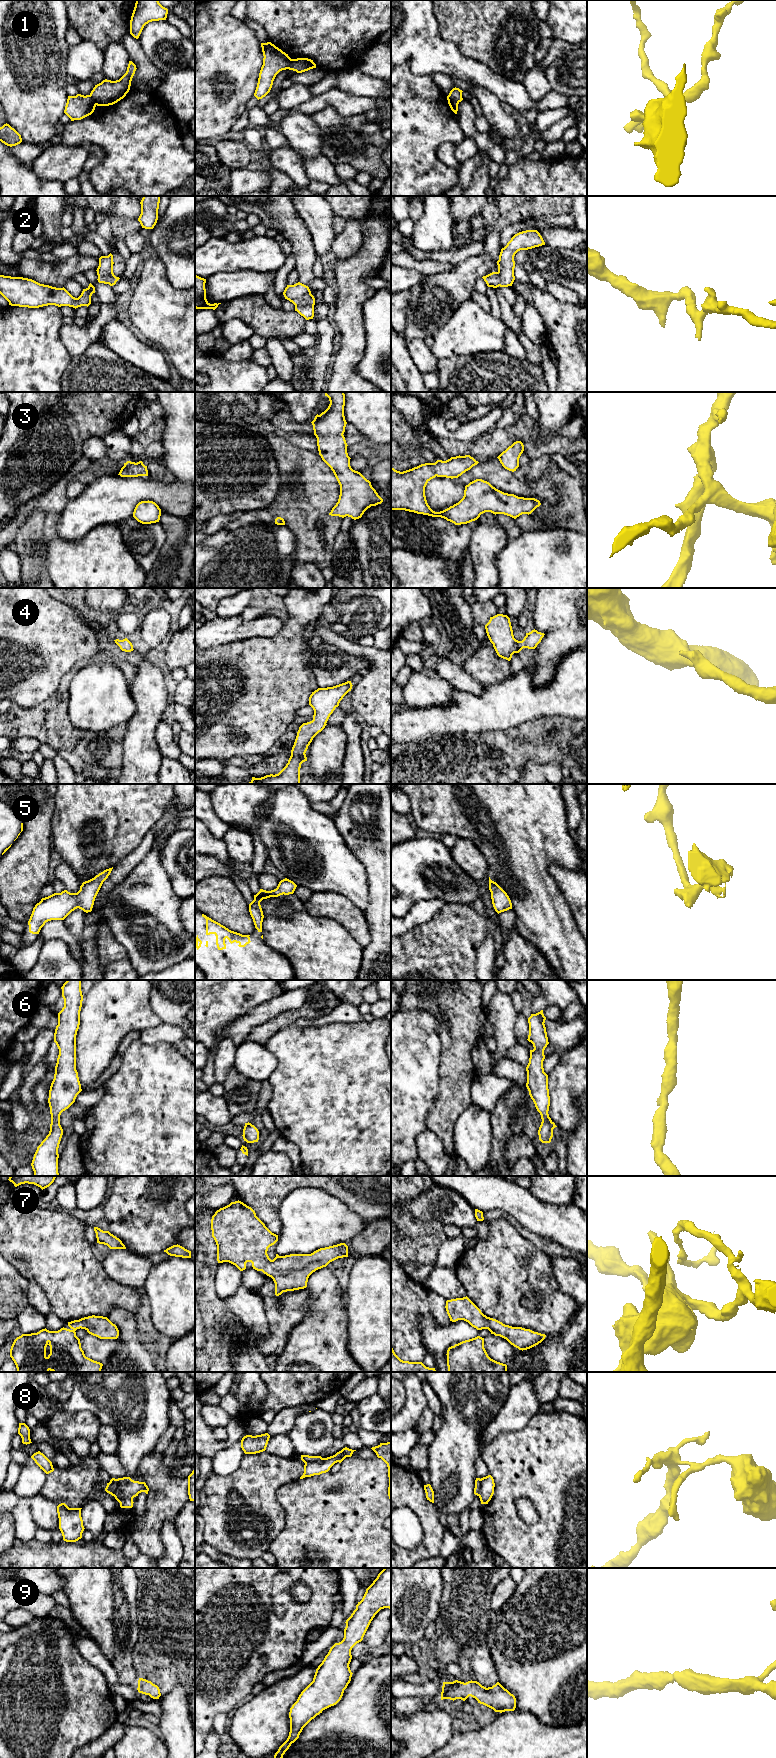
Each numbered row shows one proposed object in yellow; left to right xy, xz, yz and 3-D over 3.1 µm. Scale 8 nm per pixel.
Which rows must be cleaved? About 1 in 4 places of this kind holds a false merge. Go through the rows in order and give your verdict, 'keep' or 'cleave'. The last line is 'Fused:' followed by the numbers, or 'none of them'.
1: cleave
2: keep
3: keep
4: keep
5: keep
6: keep
7: keep
8: cleave
9: keep
Fused: 1, 8

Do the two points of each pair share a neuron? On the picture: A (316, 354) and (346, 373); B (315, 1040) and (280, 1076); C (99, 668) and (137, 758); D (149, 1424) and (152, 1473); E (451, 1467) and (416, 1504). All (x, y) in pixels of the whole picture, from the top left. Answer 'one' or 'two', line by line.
A: two
B: one
C: two
D: two
E: two

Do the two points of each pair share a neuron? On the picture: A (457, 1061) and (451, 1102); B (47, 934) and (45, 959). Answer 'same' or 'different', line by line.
A: same
B: different

